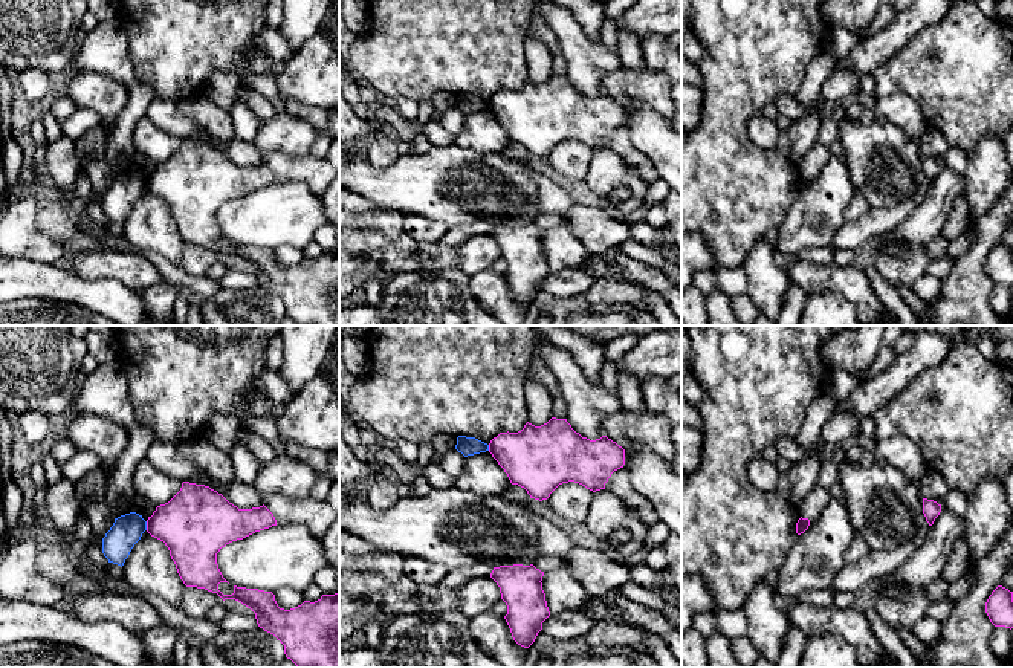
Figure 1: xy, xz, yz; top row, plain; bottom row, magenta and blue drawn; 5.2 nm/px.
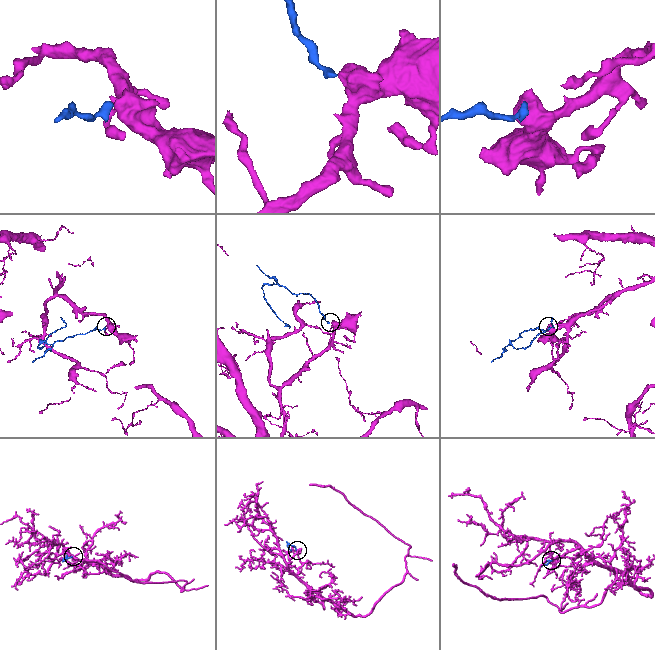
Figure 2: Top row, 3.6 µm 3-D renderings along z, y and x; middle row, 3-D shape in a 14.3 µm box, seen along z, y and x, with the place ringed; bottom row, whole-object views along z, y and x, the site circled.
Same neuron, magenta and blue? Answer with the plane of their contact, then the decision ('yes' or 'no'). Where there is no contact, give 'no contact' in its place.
meets magenta in xy; no

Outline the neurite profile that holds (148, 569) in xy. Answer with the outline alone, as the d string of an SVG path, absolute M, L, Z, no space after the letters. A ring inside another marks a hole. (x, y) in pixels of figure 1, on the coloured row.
M147 530L131 549L124 566L124 587L138 595L157 595L180 608L186 585L163 541Z

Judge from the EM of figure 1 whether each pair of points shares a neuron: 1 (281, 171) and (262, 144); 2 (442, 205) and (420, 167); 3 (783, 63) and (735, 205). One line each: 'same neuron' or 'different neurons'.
1: different neurons
2: same neuron
3: same neuron

